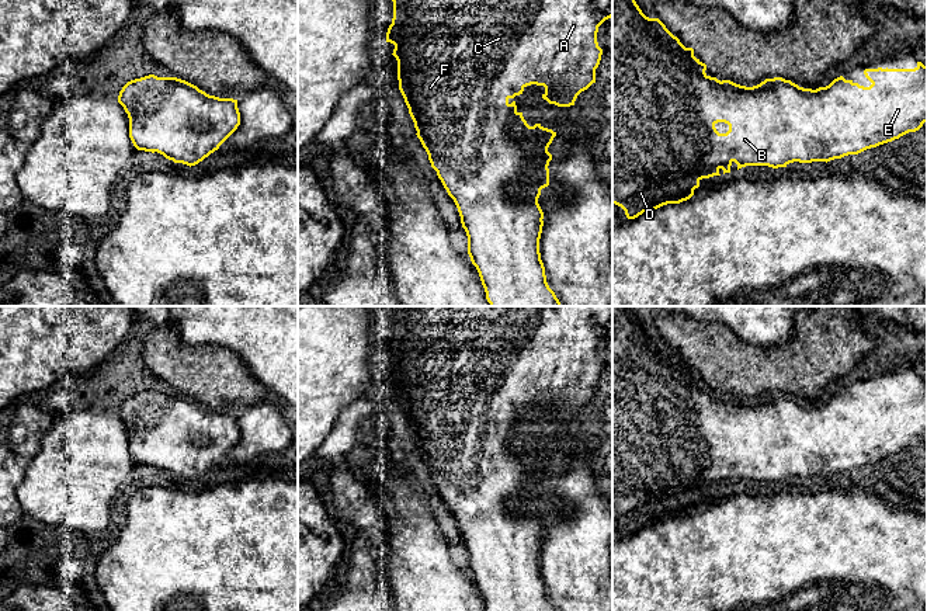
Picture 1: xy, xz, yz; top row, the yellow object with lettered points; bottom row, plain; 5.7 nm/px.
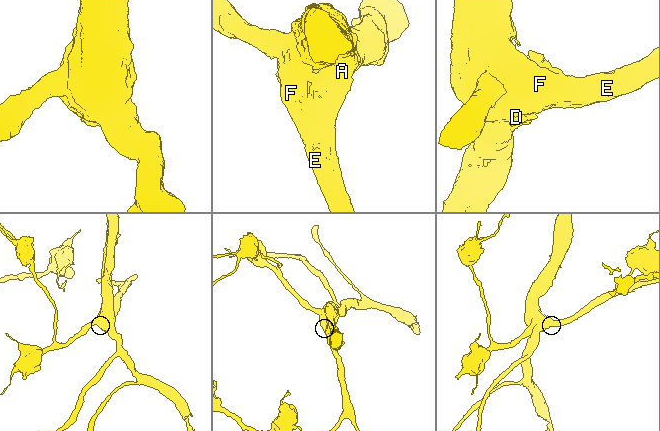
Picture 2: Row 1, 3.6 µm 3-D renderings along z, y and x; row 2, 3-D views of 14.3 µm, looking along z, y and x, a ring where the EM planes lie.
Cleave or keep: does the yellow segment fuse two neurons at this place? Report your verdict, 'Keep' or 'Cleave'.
Keep

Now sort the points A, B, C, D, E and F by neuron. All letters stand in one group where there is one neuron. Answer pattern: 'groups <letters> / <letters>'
groups A B C D E F

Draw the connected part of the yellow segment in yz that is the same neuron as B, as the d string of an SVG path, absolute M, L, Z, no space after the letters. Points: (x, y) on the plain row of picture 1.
M612 306L612 518L625 525L628 534L635 534L643 527L655 525L667 518L680 518L694 510L702 493L721 490L719 485L730 487L735 476L737 485L746 480L768 480L772 483L787 482L789 478L830 476L848 469L858 469L867 464L899 454L919 445L927 437L927 381L917 376L914 383L865 383L865 392L872 398L869 402L860 400L843 390L829 400L816 405L803 403L782 392L765 393L757 400L746 402L730 395L718 395L705 388L706 379L694 371L692 362L685 362L659 333L646 331L631 306Z

